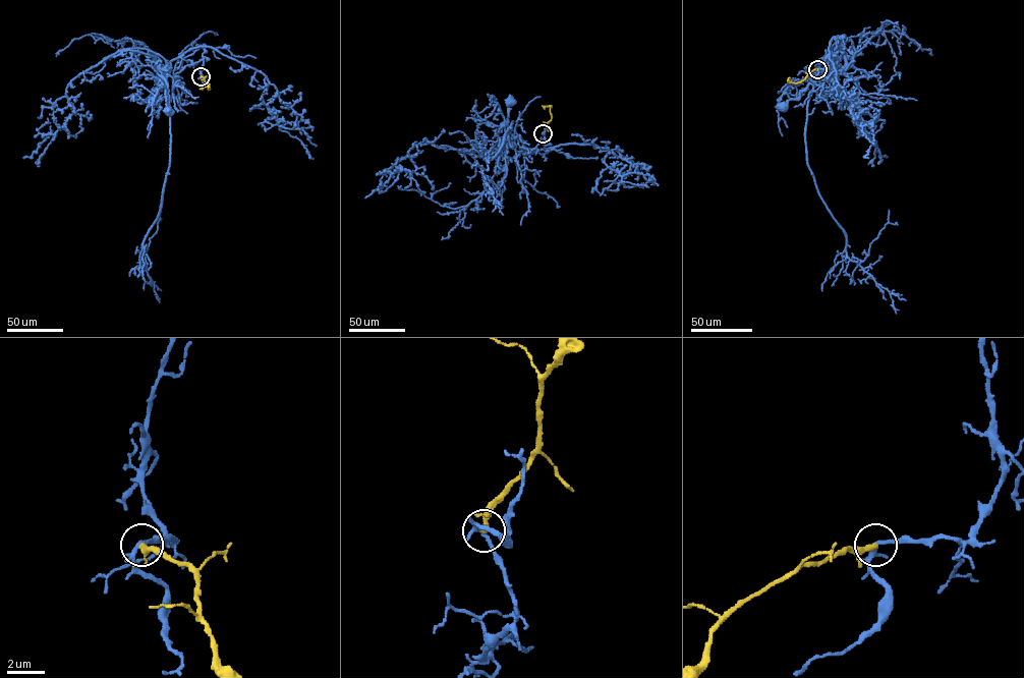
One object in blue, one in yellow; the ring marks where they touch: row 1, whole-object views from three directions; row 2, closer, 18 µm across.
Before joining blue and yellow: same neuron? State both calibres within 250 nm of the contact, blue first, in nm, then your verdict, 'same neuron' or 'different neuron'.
calibres 180 and 320 nm; different neuron

